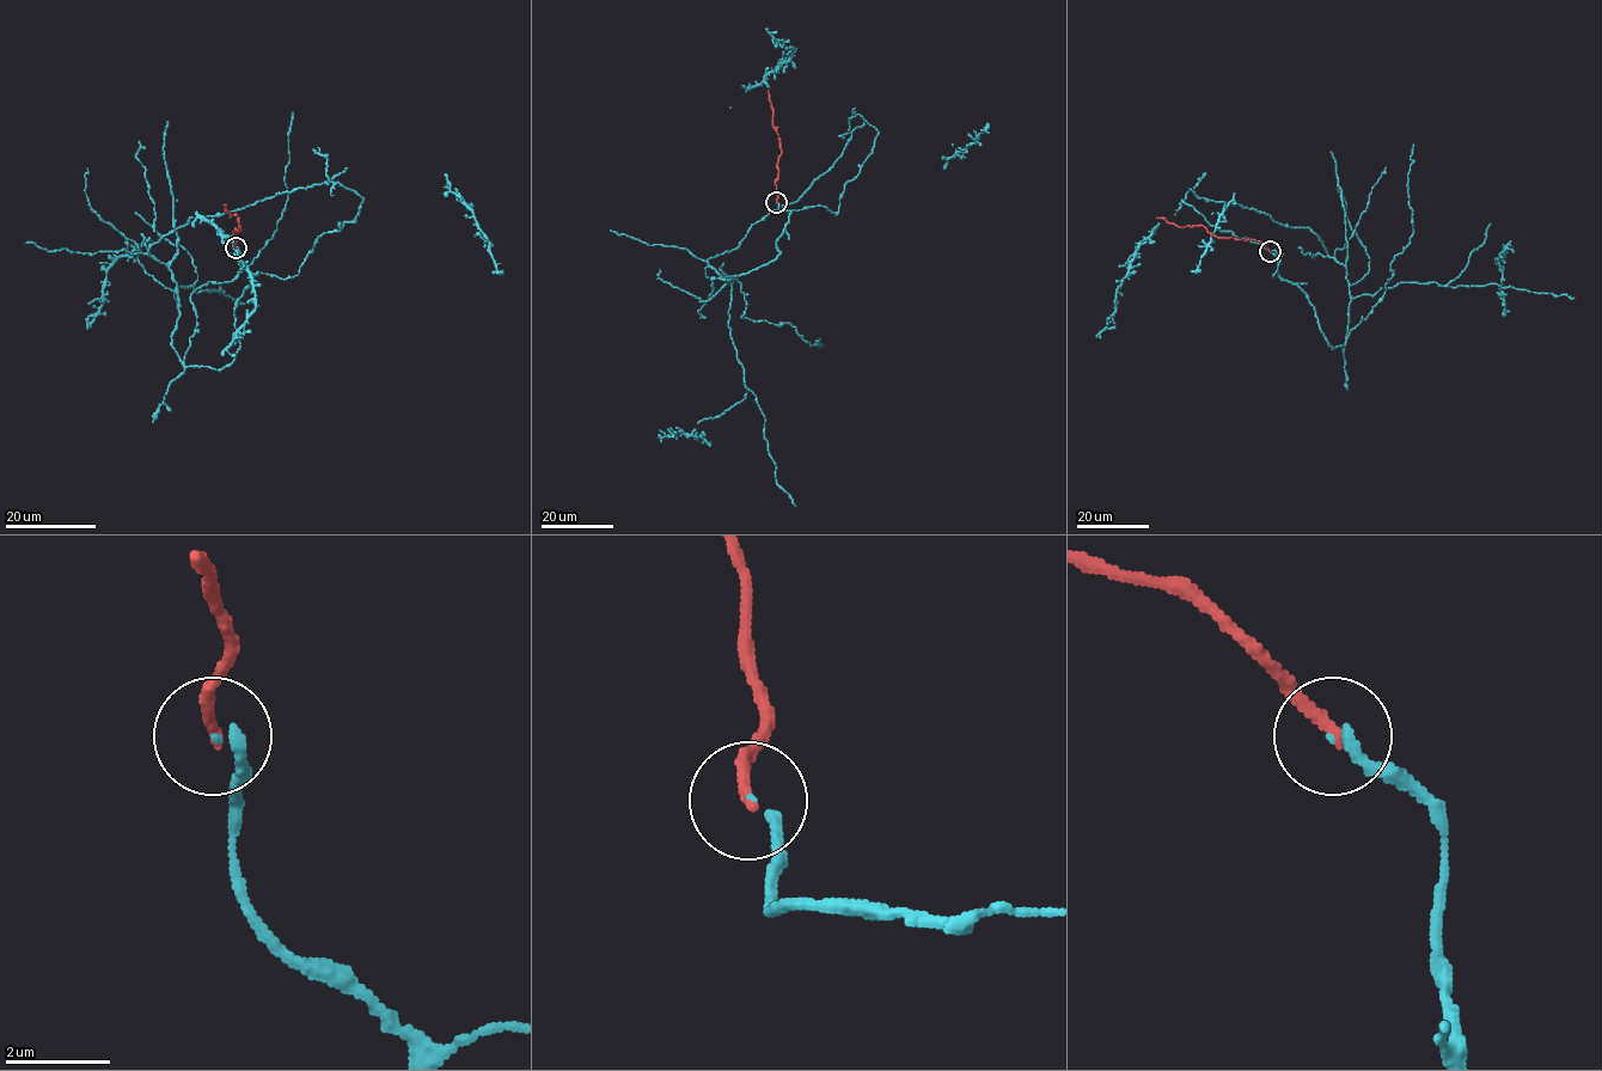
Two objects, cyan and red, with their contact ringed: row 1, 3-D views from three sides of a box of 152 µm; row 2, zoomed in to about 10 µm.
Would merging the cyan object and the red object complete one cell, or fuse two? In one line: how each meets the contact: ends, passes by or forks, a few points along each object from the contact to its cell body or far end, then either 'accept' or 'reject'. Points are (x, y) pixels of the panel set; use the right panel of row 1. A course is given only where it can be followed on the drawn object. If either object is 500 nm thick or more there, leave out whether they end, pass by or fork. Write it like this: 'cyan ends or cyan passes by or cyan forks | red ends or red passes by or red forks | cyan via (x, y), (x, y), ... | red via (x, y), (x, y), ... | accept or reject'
cyan ends | red ends | cyan via (1270, 251), (1278, 275), (1306, 294), (1326, 341), (1344, 344), (1346, 268), (1316, 236), (1187, 188) | red via (1270, 251), (1253, 239), (1215, 237), (1203, 226), (1178, 227), (1156, 218) | accept

